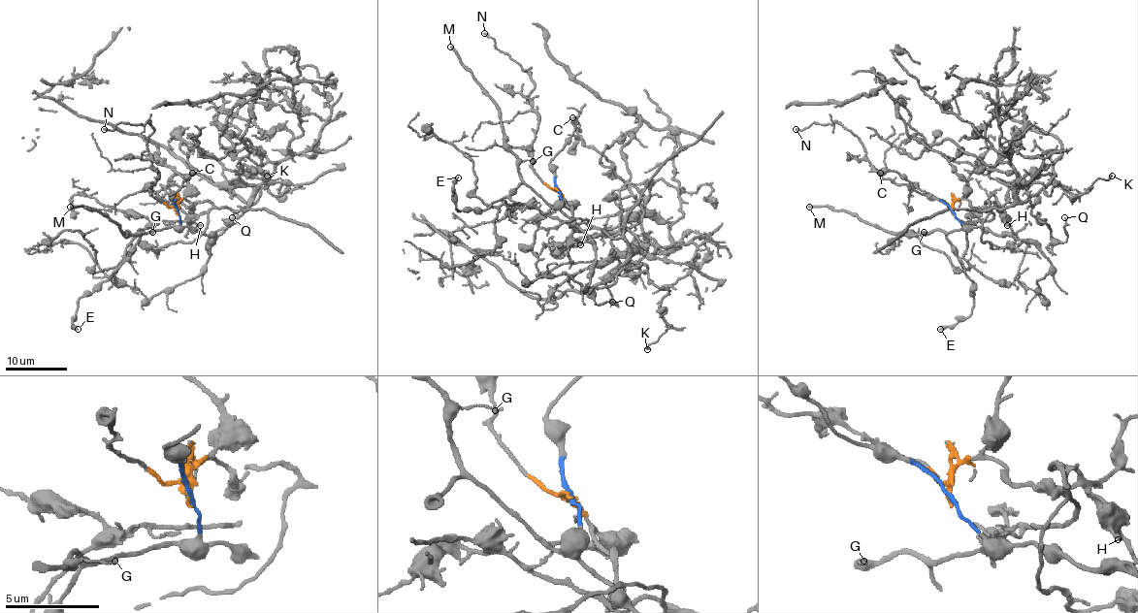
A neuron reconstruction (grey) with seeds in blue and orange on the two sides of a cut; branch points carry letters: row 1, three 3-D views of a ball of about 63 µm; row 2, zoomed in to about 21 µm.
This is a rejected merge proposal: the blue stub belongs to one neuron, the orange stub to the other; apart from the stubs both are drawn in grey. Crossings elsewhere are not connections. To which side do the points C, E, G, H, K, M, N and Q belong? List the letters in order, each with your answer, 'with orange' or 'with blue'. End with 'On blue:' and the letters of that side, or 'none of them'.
C: with blue
E: with blue
G: with blue
H: with orange
K: with orange
M: with blue
N: with orange
Q: with orange
On blue: C, E, G, M

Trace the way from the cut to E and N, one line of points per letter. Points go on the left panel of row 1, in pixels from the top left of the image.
E: (176, 210), (179, 224), (144, 234), (132, 255), (106, 281), (101, 281), (78, 301), (73, 326), (78, 329)
N: (176, 210), (151, 195), (157, 171), (146, 138), (154, 130), (146, 122), (104, 129)

